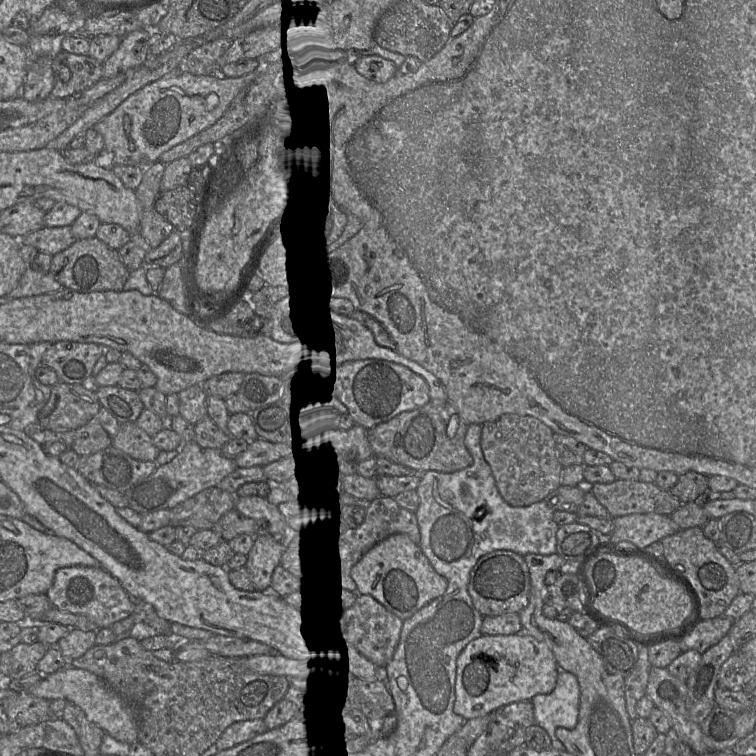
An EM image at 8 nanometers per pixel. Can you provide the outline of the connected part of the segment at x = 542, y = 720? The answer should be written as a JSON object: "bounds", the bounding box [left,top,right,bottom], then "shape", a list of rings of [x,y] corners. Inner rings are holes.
{"bounds":[531,668,580,750],"shape":[[[559,668],[554,690],[549,694],[535,695],[531,702],[534,707],[535,724],[549,734],[551,748],[566,750],[555,732],[559,727],[574,729],[577,725],[580,704],[580,687],[577,677]]]}

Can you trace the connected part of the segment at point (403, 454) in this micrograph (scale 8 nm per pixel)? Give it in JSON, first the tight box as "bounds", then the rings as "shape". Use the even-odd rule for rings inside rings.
{"bounds":[365,401,473,475],"shape":[[[429,401],[421,407],[402,412],[367,430],[365,438],[375,458],[386,458],[412,469],[418,475],[428,471],[452,473],[469,467],[473,462],[472,456],[464,443],[467,427],[467,423],[448,403]]]}

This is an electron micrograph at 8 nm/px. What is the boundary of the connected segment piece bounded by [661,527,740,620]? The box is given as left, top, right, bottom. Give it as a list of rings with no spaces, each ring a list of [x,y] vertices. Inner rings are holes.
[[[702,527],[679,529],[661,540],[662,556],[694,587],[701,603],[703,620],[724,614],[732,600],[740,593],[739,580],[733,566],[716,548],[715,542],[706,538]]]

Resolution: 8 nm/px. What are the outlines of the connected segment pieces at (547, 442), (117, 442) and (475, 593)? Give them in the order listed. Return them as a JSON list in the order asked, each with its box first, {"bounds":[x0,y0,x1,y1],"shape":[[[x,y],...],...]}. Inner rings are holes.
[{"bounds":[480,414,562,506],"shape":[[[504,414],[483,423],[480,446],[496,486],[511,506],[529,506],[543,501],[561,485],[562,467],[553,443],[554,432],[533,416]]]},{"bounds":[112,422,160,462],"shape":[[[136,422],[121,424],[112,440],[112,446],[140,461],[154,462],[160,452],[152,437],[139,428]]]},{"bounds":[468,550,530,616],"shape":[[[496,550],[482,556],[470,573],[468,592],[482,616],[520,613],[529,603],[530,574],[521,556],[509,550]]]}]

